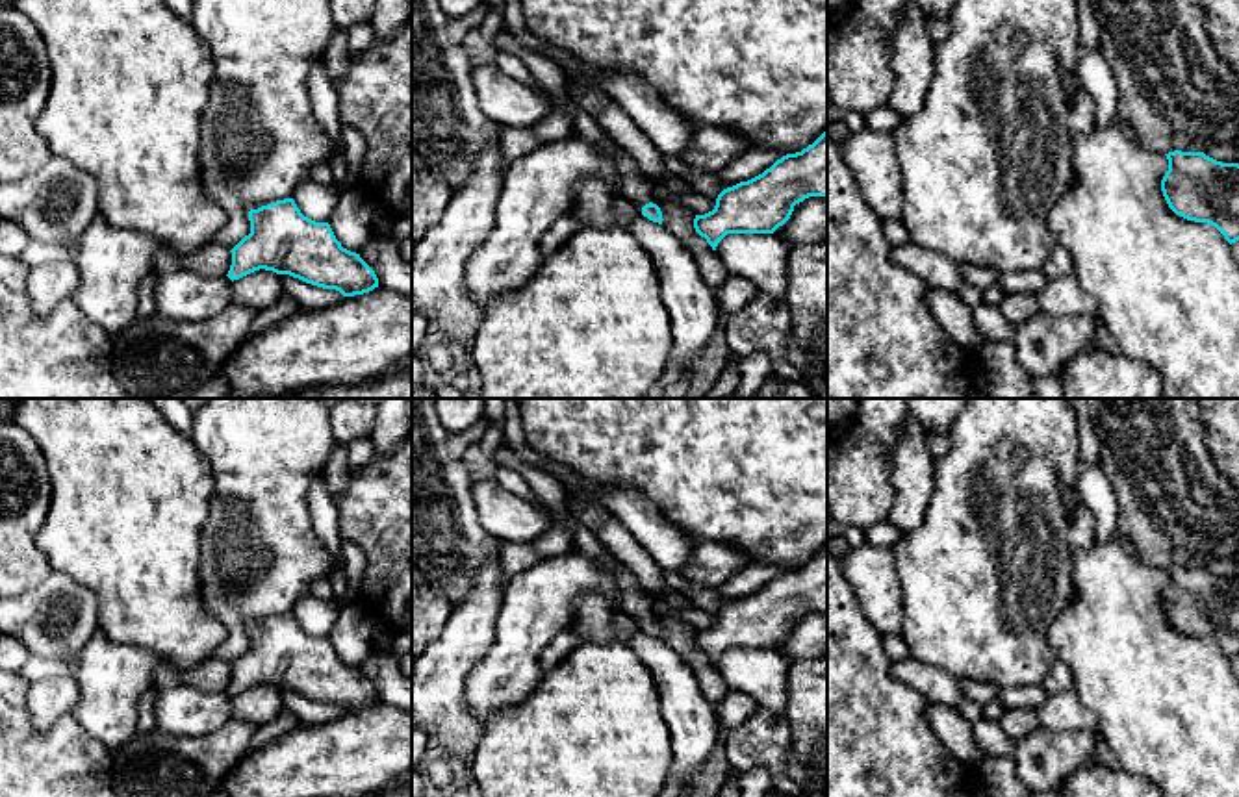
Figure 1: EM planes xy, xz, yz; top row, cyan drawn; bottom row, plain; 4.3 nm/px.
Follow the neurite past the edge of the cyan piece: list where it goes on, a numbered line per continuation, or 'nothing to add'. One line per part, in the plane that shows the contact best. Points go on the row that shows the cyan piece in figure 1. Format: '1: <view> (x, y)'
1: xz (635, 186)

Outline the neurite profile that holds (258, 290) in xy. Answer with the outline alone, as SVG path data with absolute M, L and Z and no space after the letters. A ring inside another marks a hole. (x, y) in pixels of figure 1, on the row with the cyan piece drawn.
M254 271L232 282L234 302L262 311L284 295L280 274L273 271Z

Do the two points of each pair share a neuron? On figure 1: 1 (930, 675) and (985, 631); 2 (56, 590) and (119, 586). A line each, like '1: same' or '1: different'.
1: different
2: different

